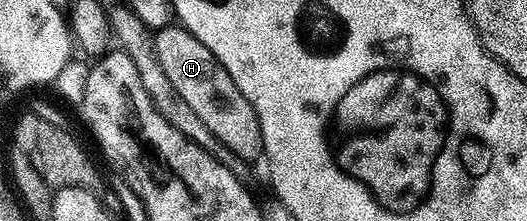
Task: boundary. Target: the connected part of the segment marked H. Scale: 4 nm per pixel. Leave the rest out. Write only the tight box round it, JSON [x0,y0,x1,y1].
[151,26,265,161]

